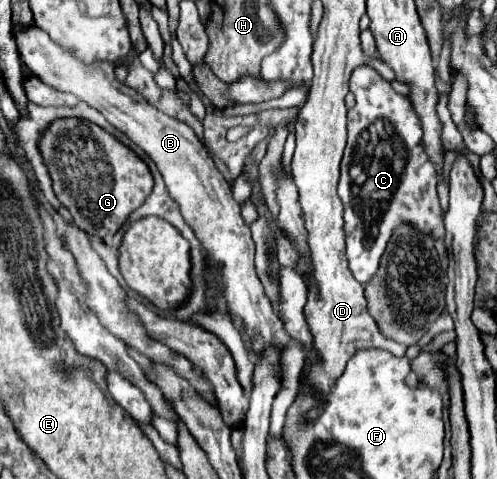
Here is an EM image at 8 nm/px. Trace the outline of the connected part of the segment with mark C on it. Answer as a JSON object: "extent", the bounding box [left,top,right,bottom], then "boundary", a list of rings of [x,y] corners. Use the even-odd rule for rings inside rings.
{"extent":[339,66,445,286],"boundary":[[[371,66],[355,68],[349,86],[356,104],[347,113],[348,135],[341,162],[339,196],[345,206],[349,270],[365,286],[377,272],[385,246],[397,226],[409,224],[413,230],[429,234],[435,240],[445,236],[445,228],[435,188],[439,172],[425,152],[421,120],[411,100],[397,94]],[[373,126],[381,126],[381,132],[375,132],[377,138],[361,140],[361,134]]]}

